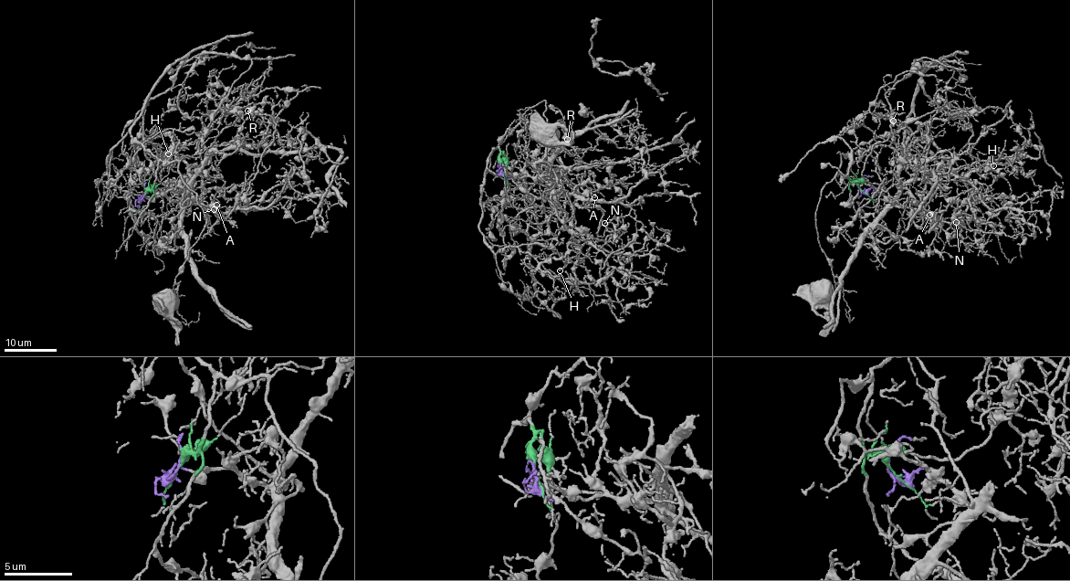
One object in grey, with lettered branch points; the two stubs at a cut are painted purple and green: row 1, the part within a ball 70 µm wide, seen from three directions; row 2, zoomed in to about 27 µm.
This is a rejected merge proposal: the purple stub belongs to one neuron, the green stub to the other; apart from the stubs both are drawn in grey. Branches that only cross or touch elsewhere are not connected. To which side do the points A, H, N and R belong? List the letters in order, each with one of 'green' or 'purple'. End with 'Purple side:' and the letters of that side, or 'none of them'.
A: purple
H: purple
N: purple
R: purple
Purple side: A, H, N, R

